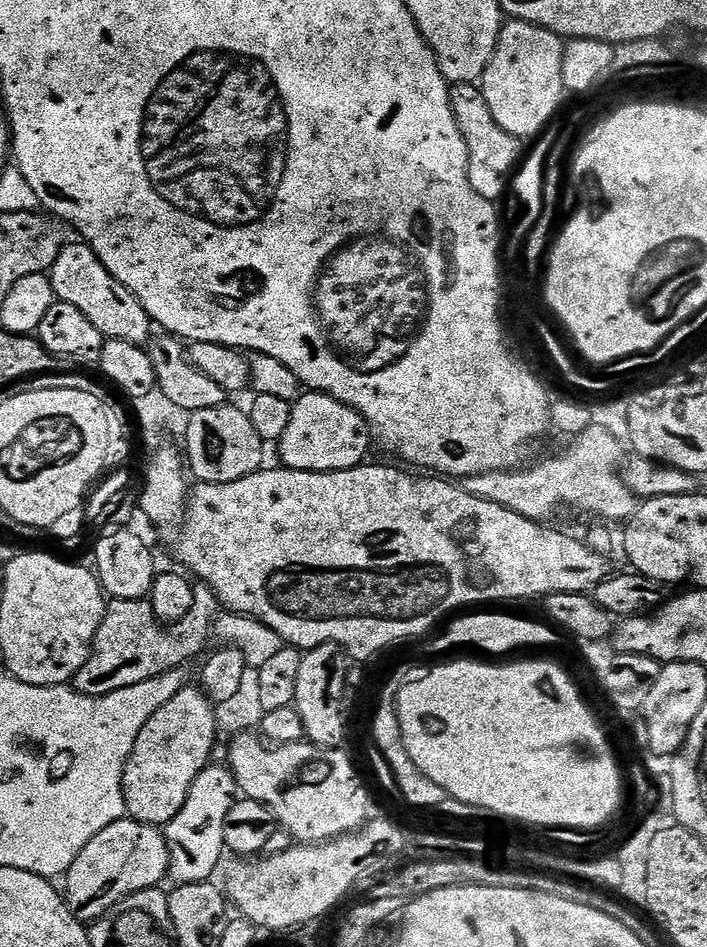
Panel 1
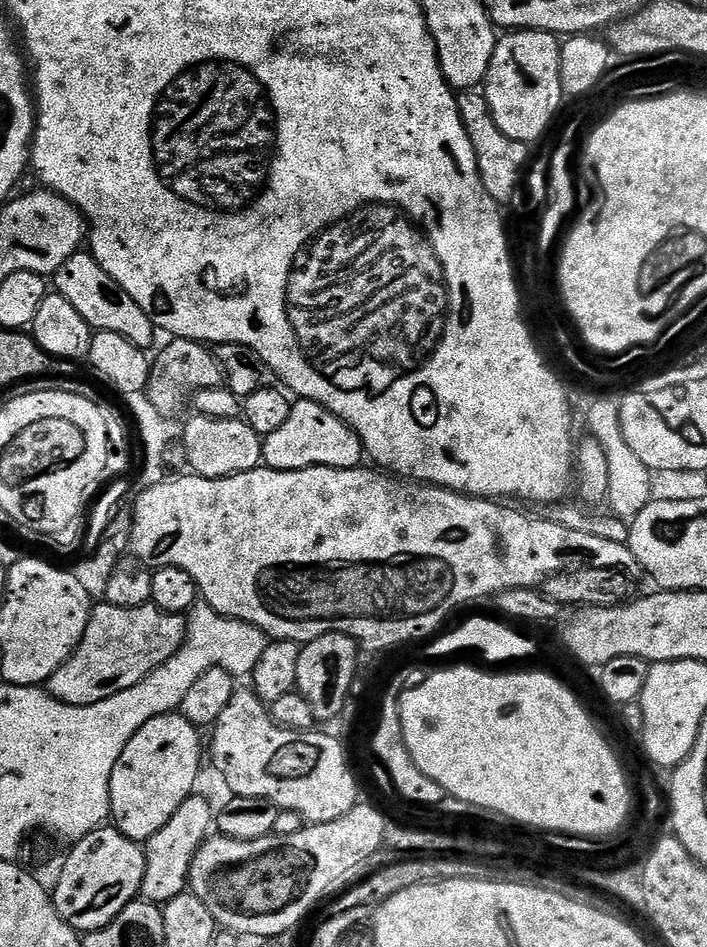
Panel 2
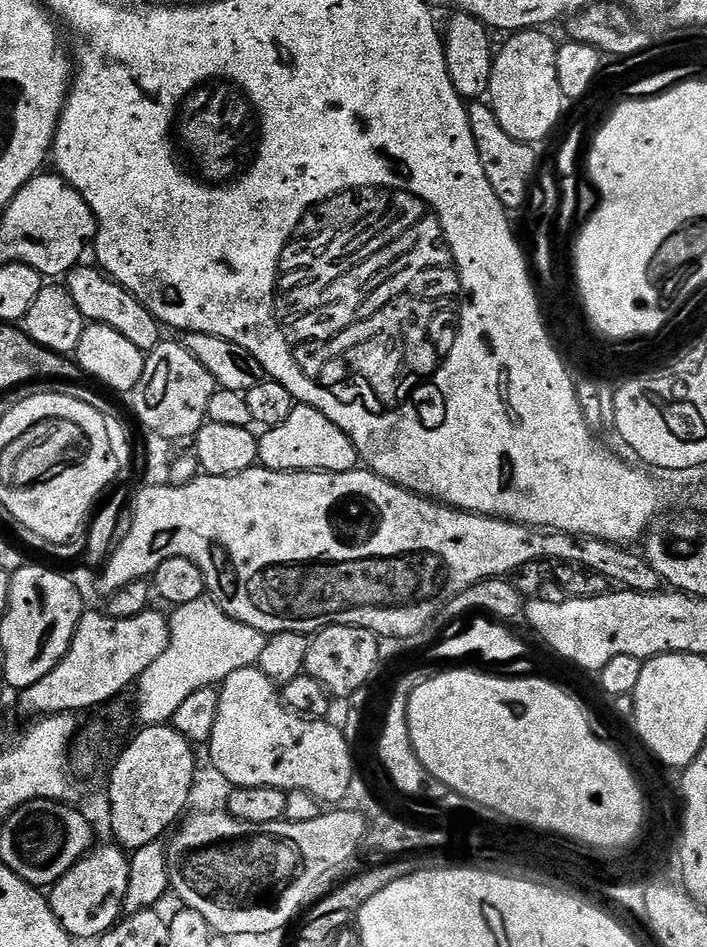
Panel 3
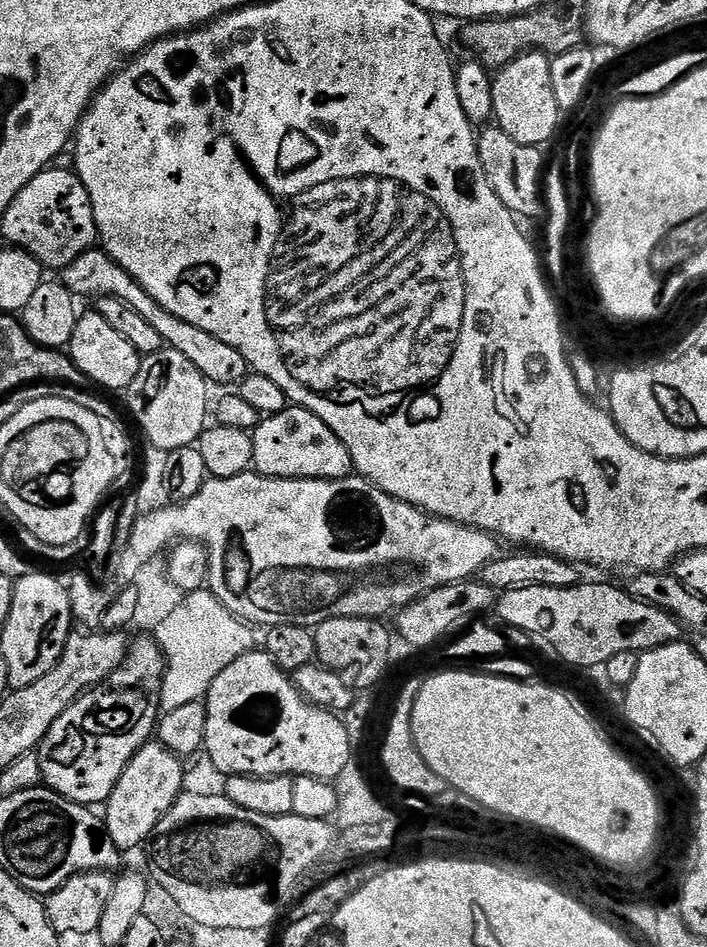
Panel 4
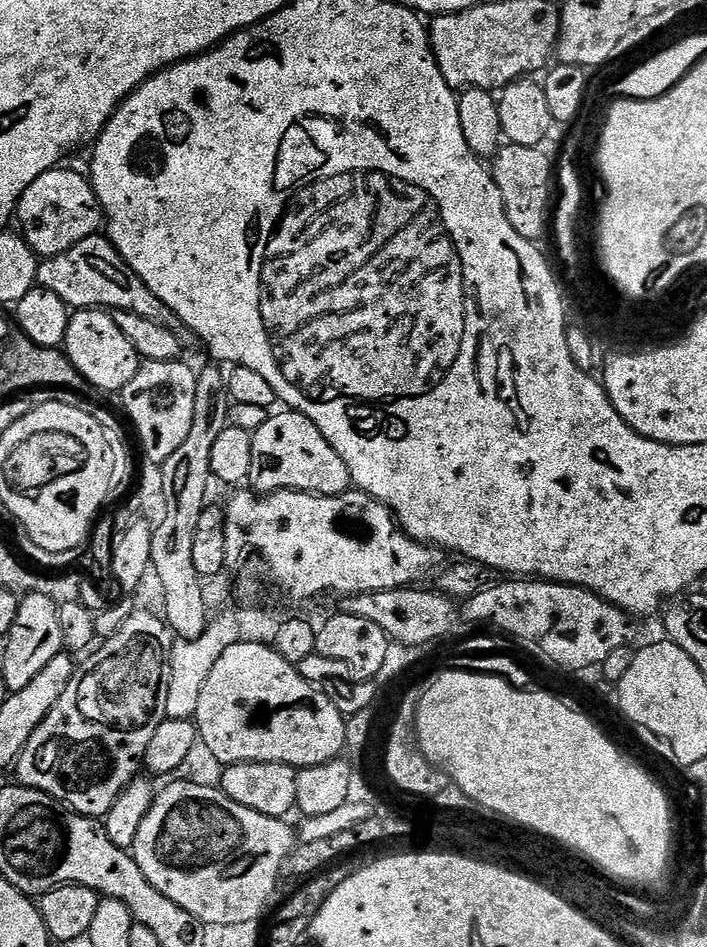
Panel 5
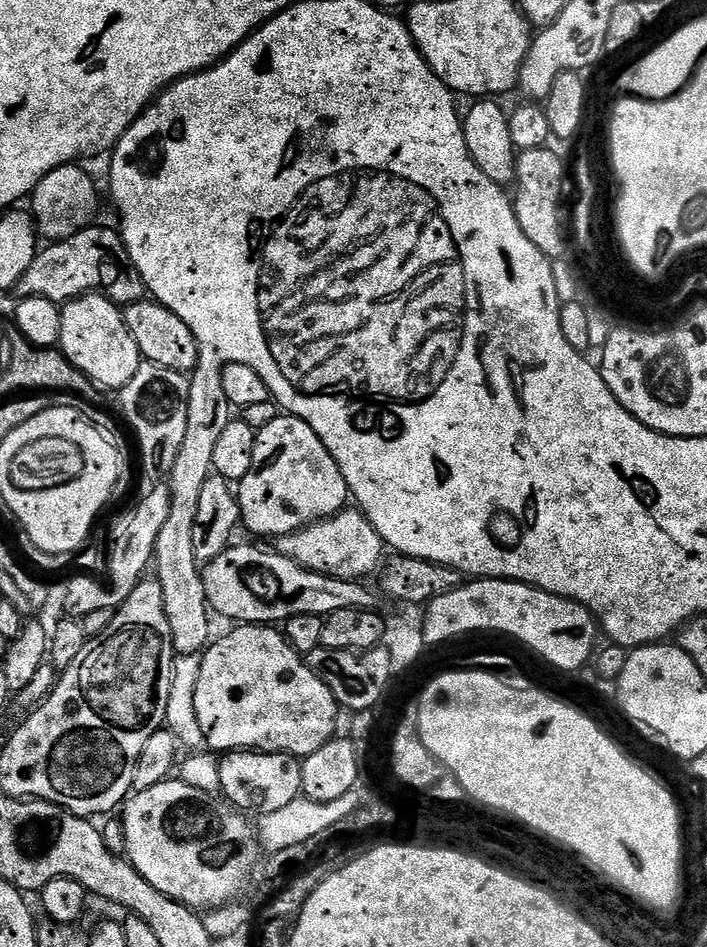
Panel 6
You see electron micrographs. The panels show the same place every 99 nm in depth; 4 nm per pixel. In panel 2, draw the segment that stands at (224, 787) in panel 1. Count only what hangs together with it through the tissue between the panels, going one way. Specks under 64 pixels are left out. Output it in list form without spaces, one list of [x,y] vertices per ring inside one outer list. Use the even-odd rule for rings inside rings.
[[[200,795],[186,798],[186,802],[178,806],[178,814],[174,814],[174,818],[170,818],[170,822],[166,822],[166,826],[154,834],[154,838],[146,841],[146,874],[142,878],[140,896],[151,904],[163,906],[189,887],[190,866],[214,828],[214,808],[212,812],[211,802]]]

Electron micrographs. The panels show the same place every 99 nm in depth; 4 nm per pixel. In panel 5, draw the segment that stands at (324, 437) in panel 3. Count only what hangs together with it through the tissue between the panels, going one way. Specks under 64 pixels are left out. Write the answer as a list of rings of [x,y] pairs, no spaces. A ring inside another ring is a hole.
[[[280,411],[284,412],[278,413],[277,416],[276,413],[269,415],[266,423],[257,432],[252,433],[252,457],[247,483],[260,494],[295,490],[314,492],[317,496],[337,496],[349,491],[353,487],[350,470],[346,466],[346,462],[342,462],[342,458],[338,458],[334,446],[330,446],[330,442],[326,442],[326,438],[322,438],[322,430],[318,430],[318,426],[314,426],[314,422],[310,422],[310,418],[306,418],[301,412]]]

